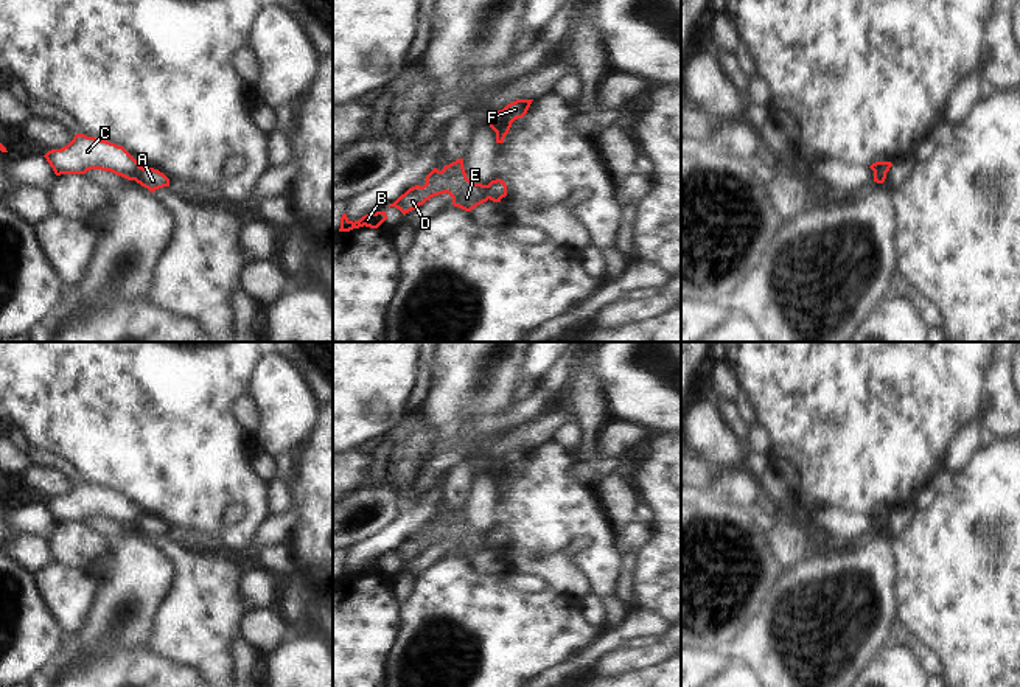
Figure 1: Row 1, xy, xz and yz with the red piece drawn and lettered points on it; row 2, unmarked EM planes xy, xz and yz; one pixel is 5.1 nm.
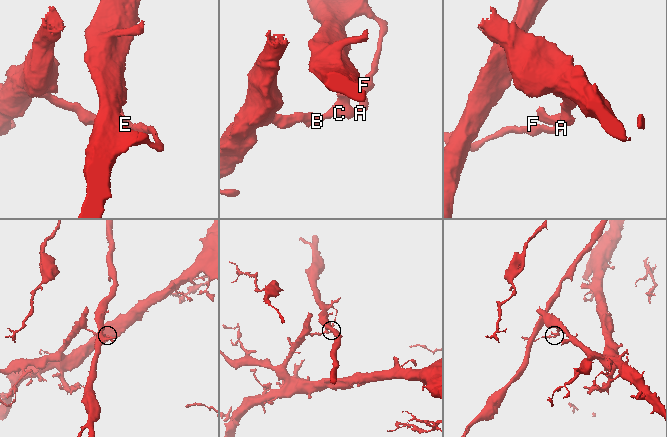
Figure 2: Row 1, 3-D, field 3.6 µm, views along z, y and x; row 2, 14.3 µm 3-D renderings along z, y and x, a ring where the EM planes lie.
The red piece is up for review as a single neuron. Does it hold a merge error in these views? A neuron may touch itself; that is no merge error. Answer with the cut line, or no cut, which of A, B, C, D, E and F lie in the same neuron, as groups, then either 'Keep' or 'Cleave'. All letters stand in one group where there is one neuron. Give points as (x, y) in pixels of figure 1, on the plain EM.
Split along xy (140, 515), (132, 527). Groups: A F / B C D E. Cleave.

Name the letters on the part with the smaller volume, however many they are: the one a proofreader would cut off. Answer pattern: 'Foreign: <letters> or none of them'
Foreign: A, F

